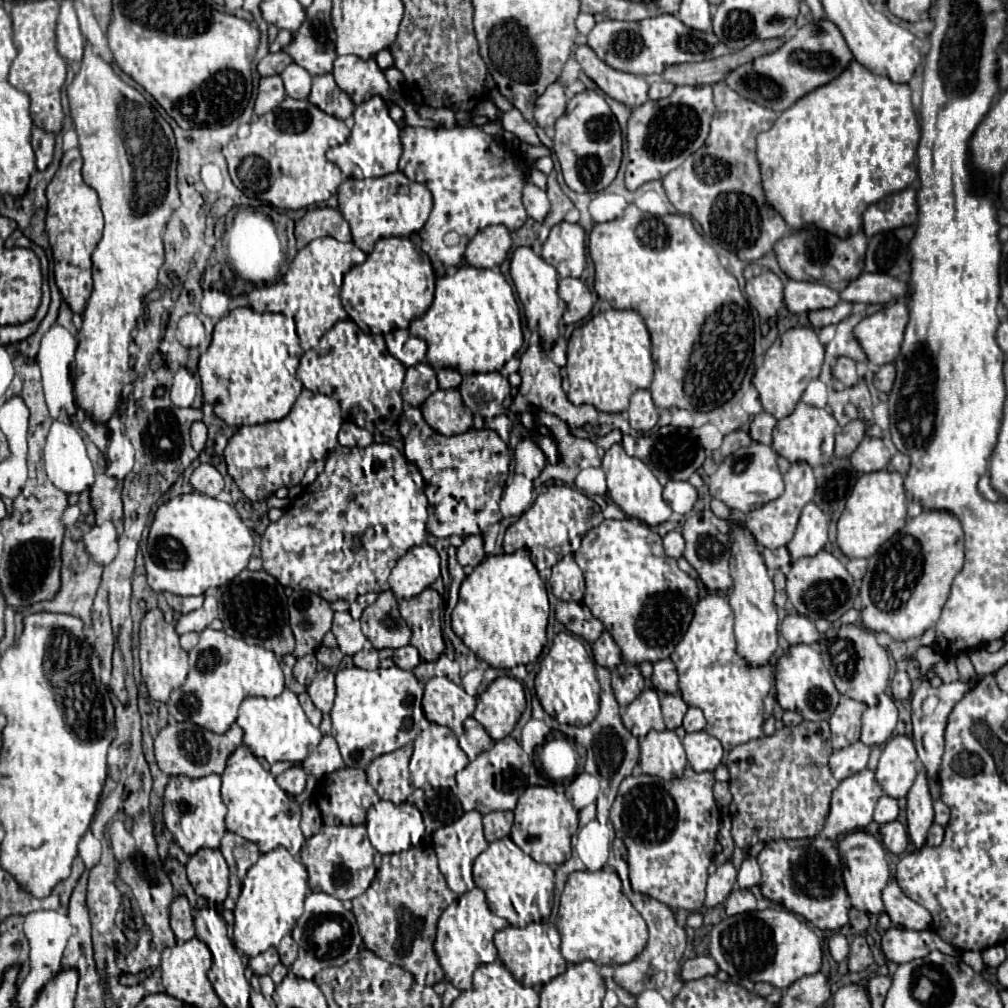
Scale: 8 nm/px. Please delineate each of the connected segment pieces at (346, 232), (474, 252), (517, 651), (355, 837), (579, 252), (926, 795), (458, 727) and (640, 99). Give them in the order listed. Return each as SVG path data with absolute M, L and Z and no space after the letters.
M314 207L314 209L308 209L300 221L296 221L298 249L302 249L310 241L314 241L318 237L326 237L326 235L334 237L338 241L352 241L350 227L338 209Z
M490 225L468 243L464 259L472 267L484 267L492 269L498 267L512 249L512 237L508 227L504 225Z
M518 549L510 555L486 557L462 581L460 599L452 611L452 627L478 659L496 669L512 669L520 663L534 663L546 647L548 613L546 585L530 559L530 551Z
M336 825L322 827L302 847L302 863L308 871L308 885L312 891L324 891L336 899L354 899L362 895L374 879L374 847L366 839L364 825Z
M568 221L554 225L542 245L542 259L552 265L560 277L581 277L586 267L584 229Z
M924 769L918 771L914 785L906 795L906 813L908 813L908 833L916 849L926 845L926 833L934 821L932 797L928 789L928 775Z
M432 677L424 685L422 711L430 725L438 723L454 731L456 739L463 734L466 717L474 713L476 697L470 697L460 685L446 677Z
M578 45L574 57L582 65L582 71L612 99L626 103L632 109L646 103L648 81L644 77L612 69L602 59L598 59L598 55L588 45Z

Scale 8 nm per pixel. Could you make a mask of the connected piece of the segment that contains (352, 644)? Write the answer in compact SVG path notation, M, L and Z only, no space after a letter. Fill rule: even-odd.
M348 611L334 613L334 623L332 623L332 633L338 639L338 649L344 655L354 655L362 651L366 637L360 631L360 621L354 621Z

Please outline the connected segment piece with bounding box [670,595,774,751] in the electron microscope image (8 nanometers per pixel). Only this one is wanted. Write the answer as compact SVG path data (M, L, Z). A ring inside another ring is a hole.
M706 595L694 607L694 619L672 653L672 661L680 675L682 699L690 707L698 707L706 717L706 733L716 737L724 751L740 743L762 737L764 697L774 685L772 665L752 669L734 651L734 613L720 595Z

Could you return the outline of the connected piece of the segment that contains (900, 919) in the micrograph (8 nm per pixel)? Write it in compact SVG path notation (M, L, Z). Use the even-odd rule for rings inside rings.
M890 879L888 885L884 887L882 901L884 901L884 911L888 913L892 925L902 925L906 929L922 931L928 929L932 923L930 913L922 905L912 901L906 893L902 893L896 879Z

